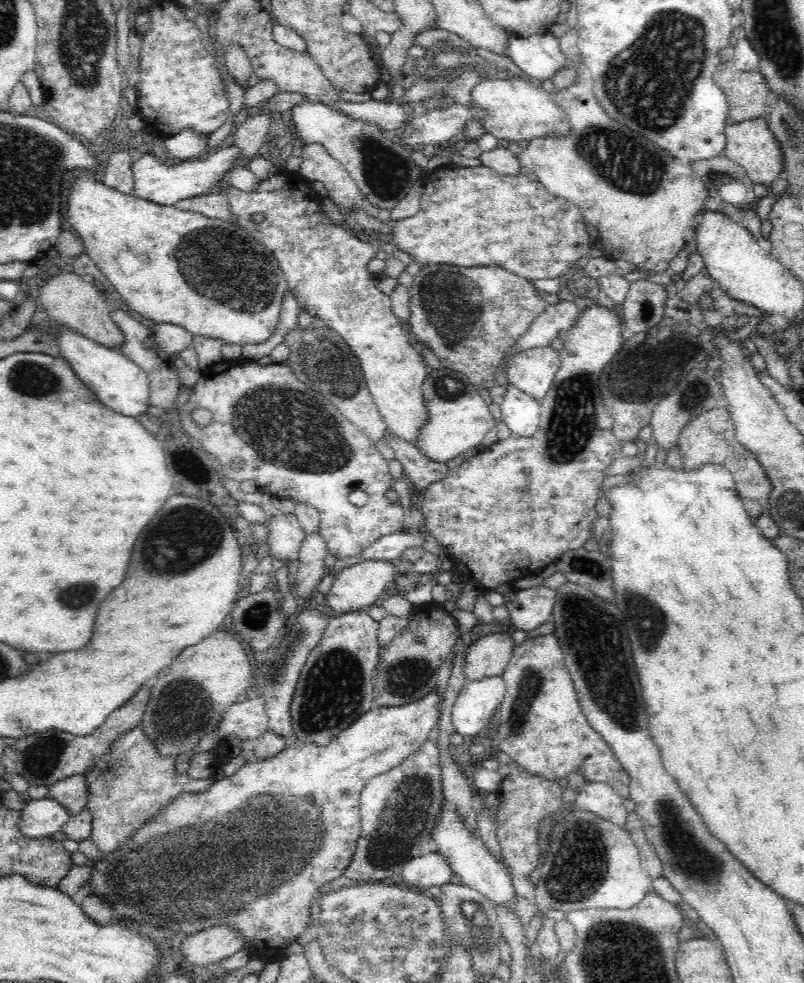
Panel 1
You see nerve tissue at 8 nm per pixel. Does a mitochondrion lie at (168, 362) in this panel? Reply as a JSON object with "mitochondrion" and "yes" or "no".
{"mitochondrion":"no"}

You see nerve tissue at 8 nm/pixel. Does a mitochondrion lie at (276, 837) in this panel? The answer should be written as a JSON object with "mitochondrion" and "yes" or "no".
{"mitochondrion":"yes"}

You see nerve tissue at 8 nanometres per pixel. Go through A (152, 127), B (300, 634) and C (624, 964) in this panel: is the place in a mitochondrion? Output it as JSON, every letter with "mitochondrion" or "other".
{"A":"other","B":"mitochondrion","C":"mitochondrion"}

